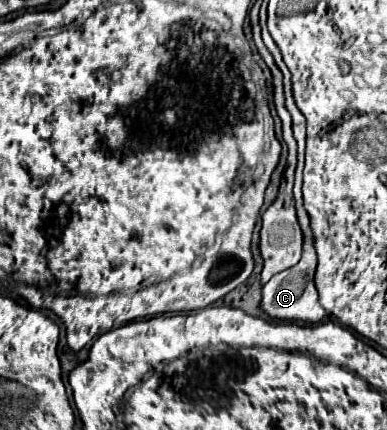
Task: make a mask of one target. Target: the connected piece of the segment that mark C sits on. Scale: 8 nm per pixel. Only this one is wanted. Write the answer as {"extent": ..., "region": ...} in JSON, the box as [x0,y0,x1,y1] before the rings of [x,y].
{"extent":[260,234,326,322],"region":[[[304,234],[302,258],[296,266],[276,274],[262,286],[262,302],[260,308],[274,320],[300,320],[300,322],[320,322],[326,316],[326,310],[318,302],[318,290],[314,286],[316,272],[316,250],[312,246],[312,234]]]}

